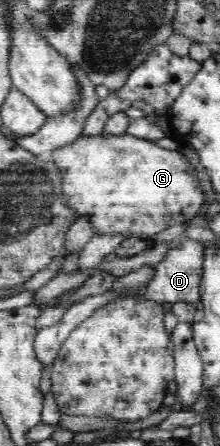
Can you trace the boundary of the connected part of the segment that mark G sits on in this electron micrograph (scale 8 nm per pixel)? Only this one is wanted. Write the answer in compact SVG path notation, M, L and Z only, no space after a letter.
M125 133L123 135L111 135L101 134L101 136L95 136L95 138L79 138L79 140L73 140L71 143L65 144L63 147L57 148L51 152L51 158L57 162L57 166L63 168L63 174L65 174L65 180L63 180L63 192L67 194L67 202L77 210L79 216L91 216L91 223L94 236L120 236L120 238L138 238L138 240L149 241L153 235L168 229L176 224L183 225L191 220L196 212L203 207L203 188L201 182L195 173L194 167L186 160L182 152L178 150L165 150L165 148L159 148L153 142L132 137Z

